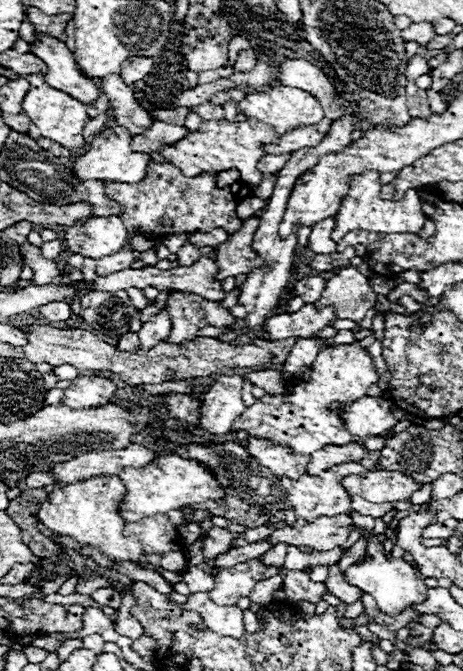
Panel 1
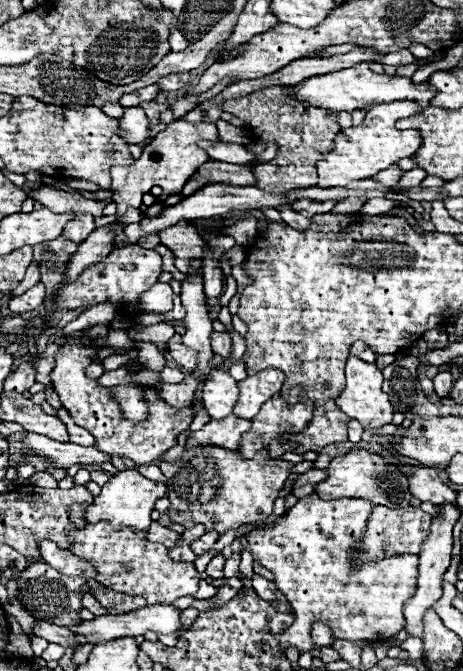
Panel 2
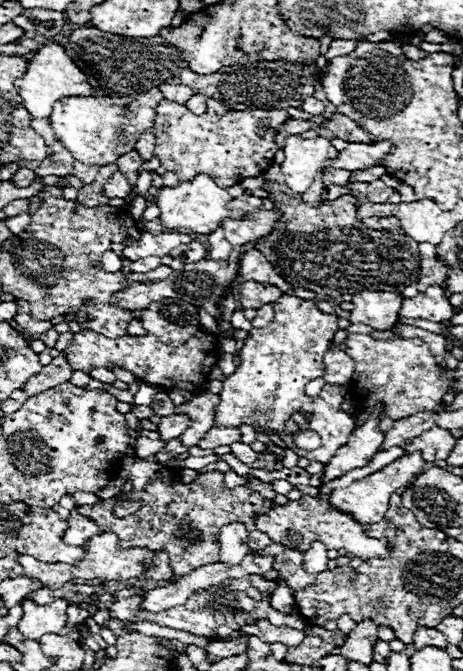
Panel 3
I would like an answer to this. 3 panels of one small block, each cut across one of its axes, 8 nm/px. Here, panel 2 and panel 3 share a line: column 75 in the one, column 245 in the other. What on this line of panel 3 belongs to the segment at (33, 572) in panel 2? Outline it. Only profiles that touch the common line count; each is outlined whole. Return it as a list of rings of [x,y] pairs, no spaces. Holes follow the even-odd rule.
[[[246,576],[242,580],[226,580],[220,582],[208,590],[198,590],[192,592],[192,596],[186,600],[186,604],[182,604],[182,608],[170,608],[166,612],[146,612],[140,610],[140,604],[144,602],[144,596],[130,596],[130,598],[122,598],[118,602],[106,602],[106,604],[98,604],[98,608],[108,608],[112,618],[118,620],[126,620],[126,622],[154,622],[158,626],[168,626],[168,628],[176,628],[176,630],[186,630],[192,632],[196,636],[230,636],[232,632],[238,632],[242,626],[246,624],[254,624],[258,620],[268,620],[272,624],[278,626],[290,626],[296,630],[304,630],[306,622],[302,616],[298,614],[284,614],[280,610],[274,610],[270,606],[270,594],[276,588],[276,580],[266,580],[264,576]],[[248,588],[256,588],[262,594],[262,600],[252,600],[248,596]]]

